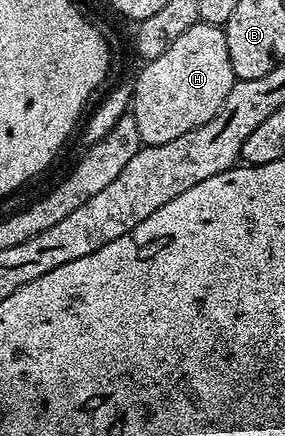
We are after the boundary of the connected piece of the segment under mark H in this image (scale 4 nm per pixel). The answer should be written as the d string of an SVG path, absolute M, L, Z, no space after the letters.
M202 21L185 29L185 33L181 33L181 37L177 37L177 41L173 41L173 45L169 45L169 49L161 53L161 57L146 60L142 66L139 76L133 79L129 111L137 121L141 141L149 147L165 145L165 141L174 141L175 138L181 137L181 133L189 133L205 125L205 121L209 121L223 108L223 102L229 97L229 89L233 89L233 85L237 82L233 65L229 65L226 30Z

